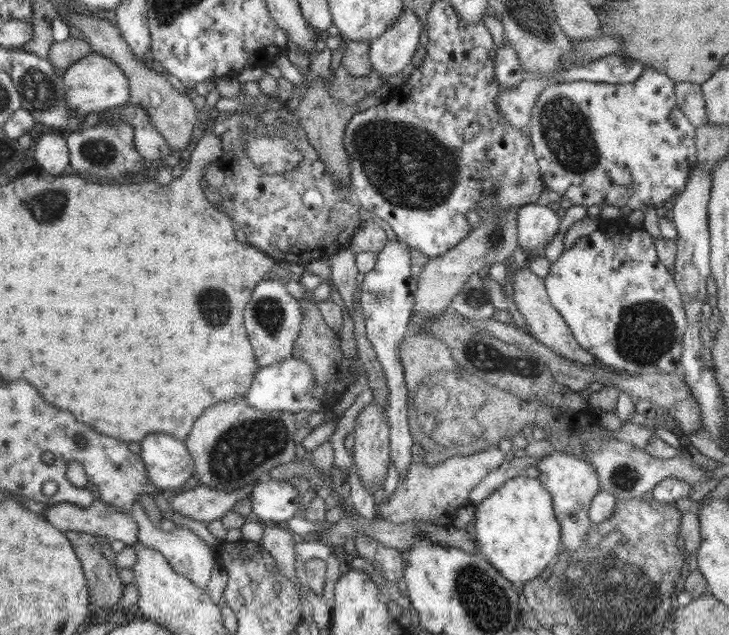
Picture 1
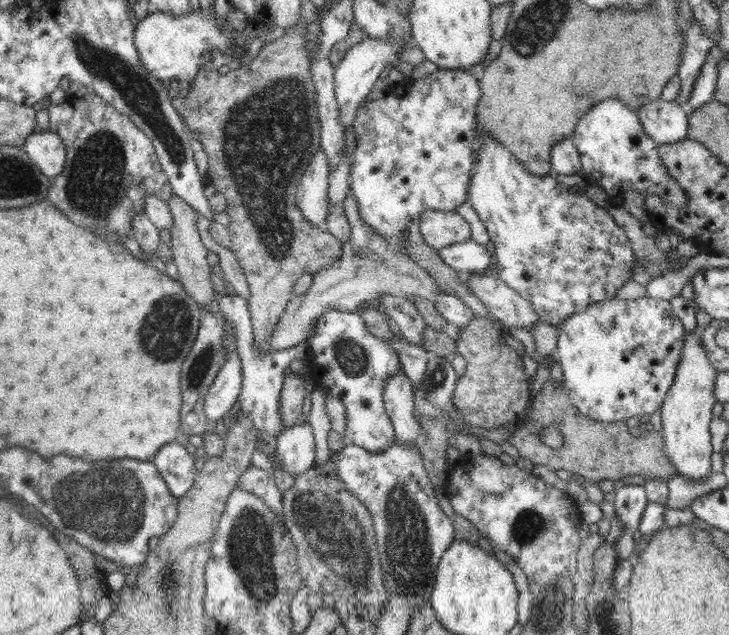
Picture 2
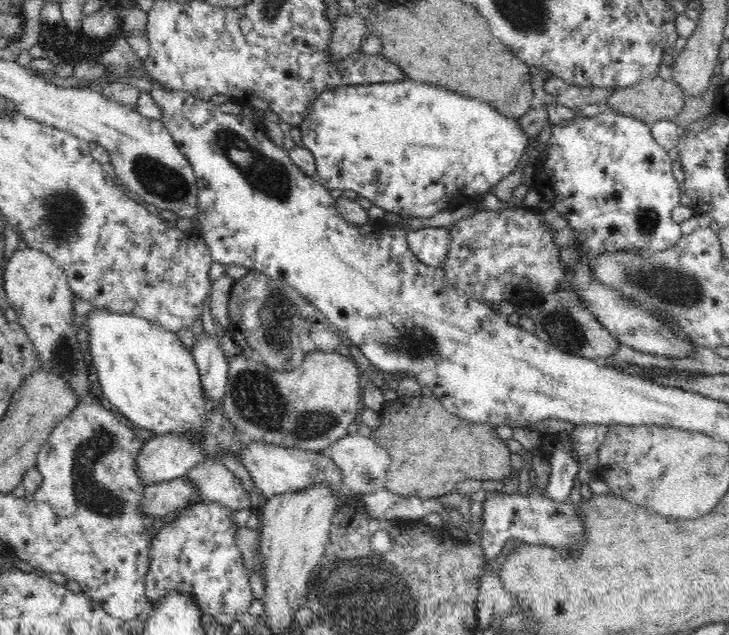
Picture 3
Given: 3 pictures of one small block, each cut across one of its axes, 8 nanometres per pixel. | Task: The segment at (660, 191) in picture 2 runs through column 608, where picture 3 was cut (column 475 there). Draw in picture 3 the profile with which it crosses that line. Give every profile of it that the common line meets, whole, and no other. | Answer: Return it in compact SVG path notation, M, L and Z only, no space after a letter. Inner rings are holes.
M408 78L387 83L336 86L320 92L320 95L316 96L316 100L312 100L312 104L308 107L308 113L304 116L304 121L299 128L303 143L315 156L316 179L327 189L354 190L359 196L370 200L372 205L380 206L388 212L396 212L402 218L430 218L430 216L436 216L438 212L449 211L464 204L465 201L470 201L479 194L491 190L491 186L500 182L504 176L508 176L518 164L529 145L528 136L532 133L532 129L518 125L518 120L514 118L504 117L493 106L482 100L470 100L470 98L458 96L450 90L442 90L442 88L428 86L428 84L418 84L418 82L412 82Z

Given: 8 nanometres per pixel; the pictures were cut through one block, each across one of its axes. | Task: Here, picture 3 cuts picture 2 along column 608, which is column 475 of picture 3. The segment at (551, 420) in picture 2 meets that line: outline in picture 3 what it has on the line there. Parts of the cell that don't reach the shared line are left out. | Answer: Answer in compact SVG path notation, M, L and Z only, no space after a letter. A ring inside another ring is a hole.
M436 396L399 397L384 405L378 414L380 423L371 436L391 457L384 487L389 492L435 499L456 492L457 484L468 479L503 481L511 474L512 452L496 428L448 412Z

